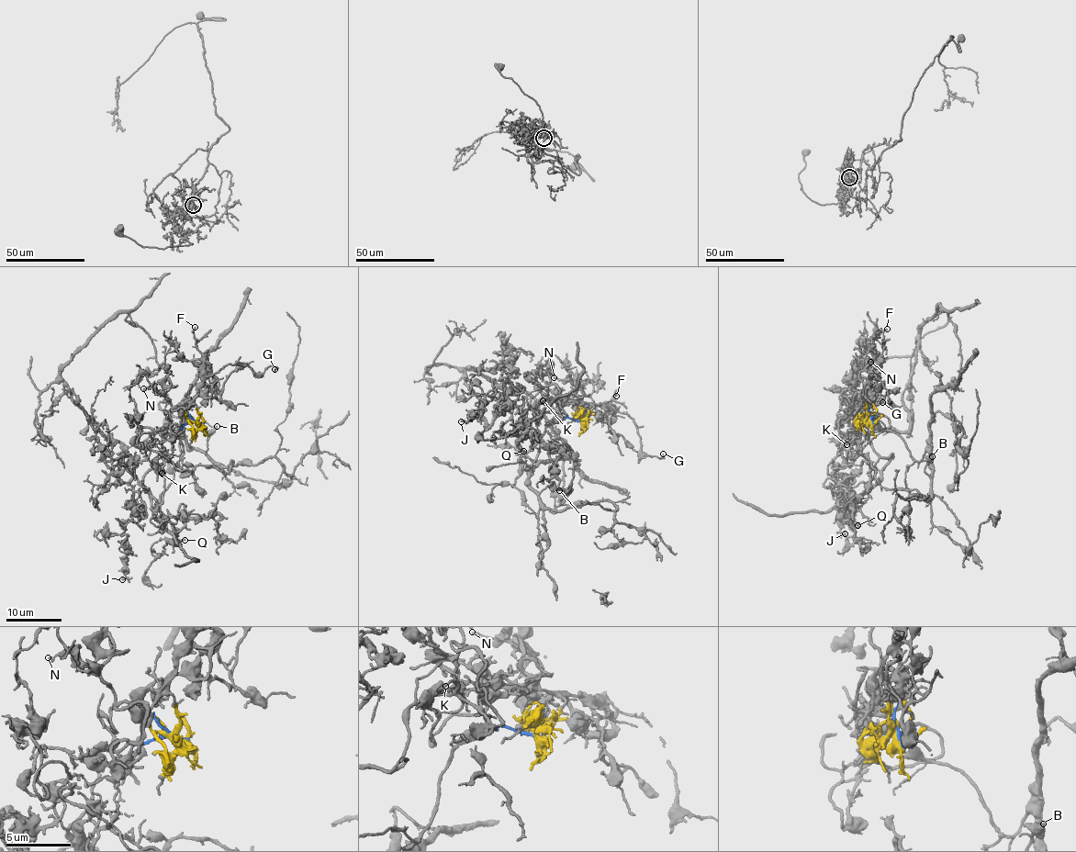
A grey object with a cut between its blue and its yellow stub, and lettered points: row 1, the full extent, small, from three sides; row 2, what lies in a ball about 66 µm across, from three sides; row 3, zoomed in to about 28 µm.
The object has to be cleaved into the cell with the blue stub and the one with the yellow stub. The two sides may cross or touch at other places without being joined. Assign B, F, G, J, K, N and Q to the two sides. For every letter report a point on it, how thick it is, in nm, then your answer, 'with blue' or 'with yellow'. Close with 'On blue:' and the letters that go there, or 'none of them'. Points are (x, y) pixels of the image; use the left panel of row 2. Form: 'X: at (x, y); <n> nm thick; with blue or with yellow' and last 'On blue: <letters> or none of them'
B: at (217, 426); 280 nm thick; with blue
F: at (195, 327); 100 nm thick; with yellow
G: at (274, 369); 160 nm thick; with yellow
J: at (122, 579); 190 nm thick; with yellow
K: at (162, 473); 170 nm thick; with yellow
N: at (143, 388); 160 nm thick; with yellow
Q: at (184, 540); 220 nm thick; with yellow
On blue: B

